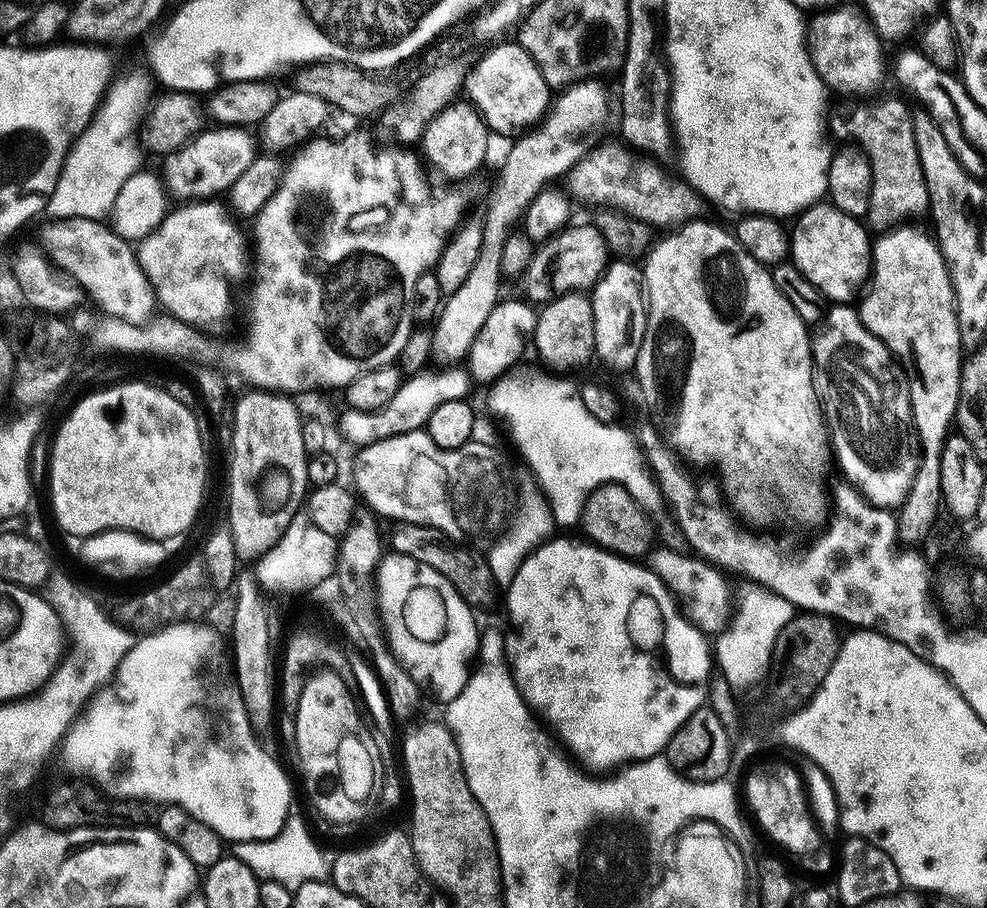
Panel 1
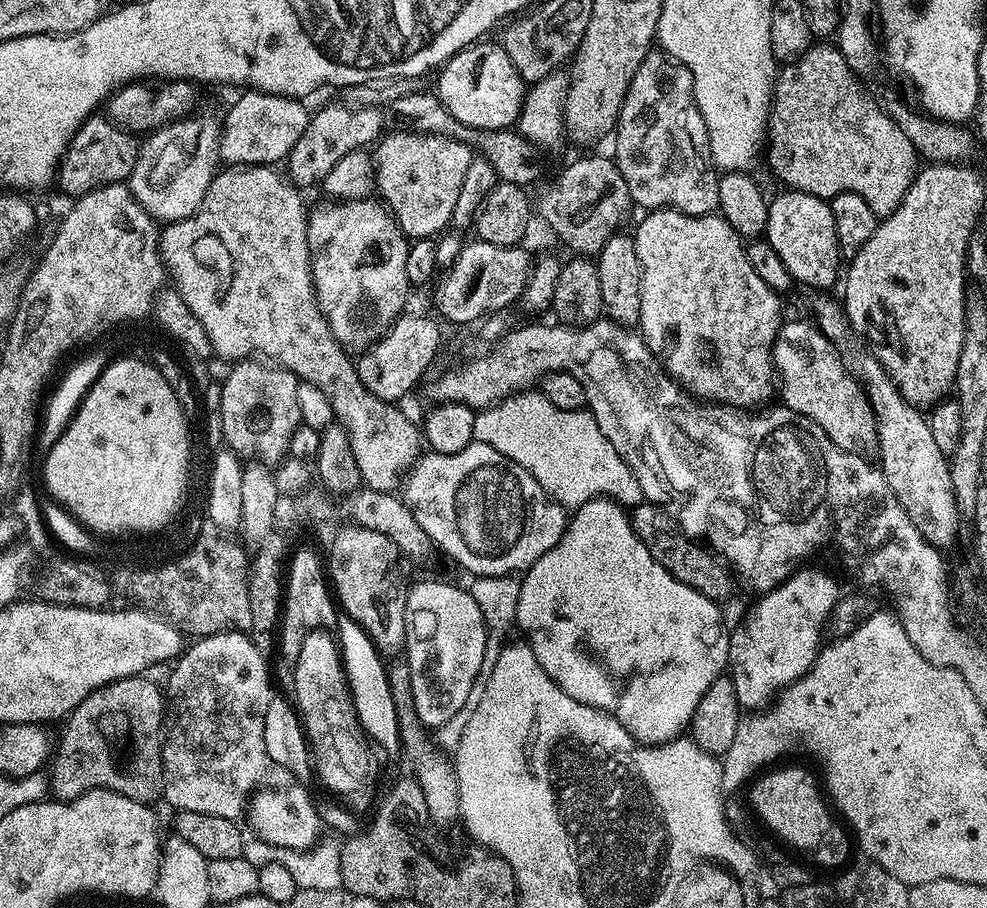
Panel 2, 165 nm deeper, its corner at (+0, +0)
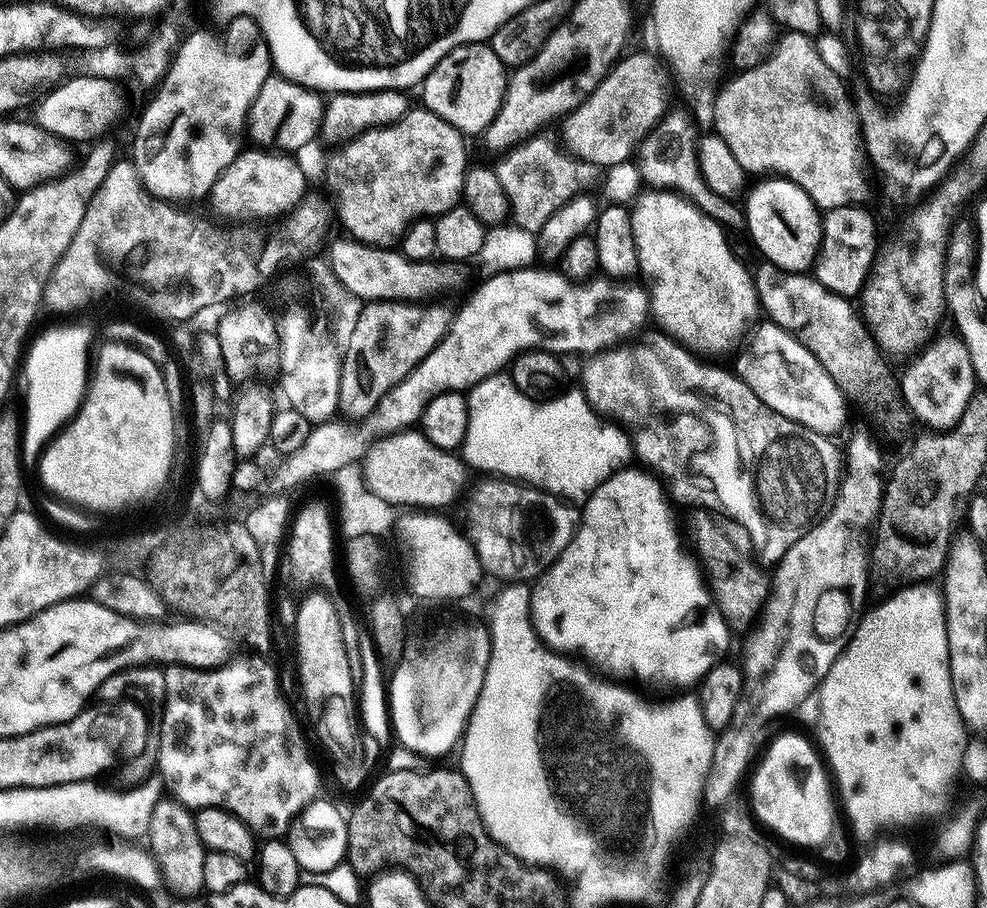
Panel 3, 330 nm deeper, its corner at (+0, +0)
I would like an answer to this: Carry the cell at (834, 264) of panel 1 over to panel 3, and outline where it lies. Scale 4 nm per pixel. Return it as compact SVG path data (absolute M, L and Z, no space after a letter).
M764 178L756 189L749 191L746 196L746 232L752 235L758 251L764 255L767 263L778 266L784 272L807 273L815 265L816 255L820 253L822 238L822 212L816 203L794 182L783 178Z

